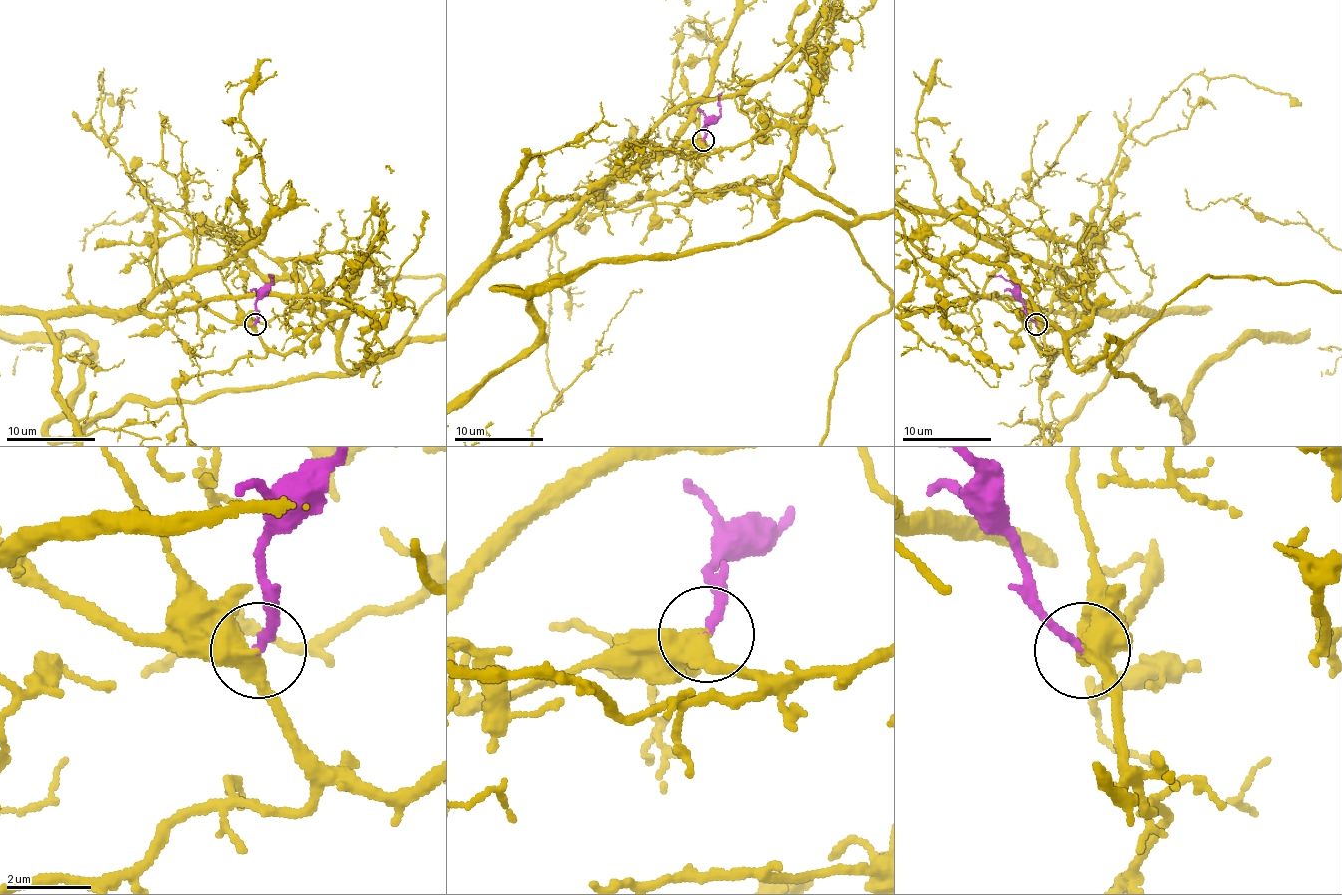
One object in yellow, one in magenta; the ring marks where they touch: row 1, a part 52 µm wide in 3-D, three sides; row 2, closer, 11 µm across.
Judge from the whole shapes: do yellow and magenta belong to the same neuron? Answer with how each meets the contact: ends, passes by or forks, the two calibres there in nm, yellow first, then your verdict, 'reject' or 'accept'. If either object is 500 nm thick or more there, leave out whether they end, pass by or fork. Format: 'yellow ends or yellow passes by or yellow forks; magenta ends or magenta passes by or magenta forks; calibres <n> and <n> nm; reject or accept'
yellow passes by; magenta ends; calibres 400 and 200 nm; accept

